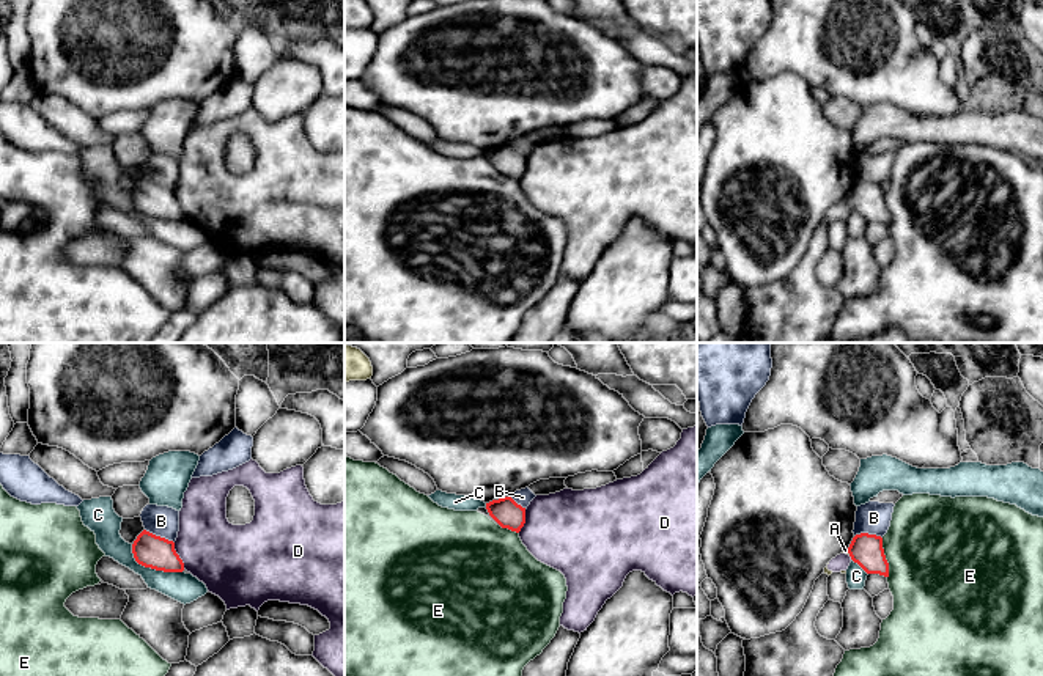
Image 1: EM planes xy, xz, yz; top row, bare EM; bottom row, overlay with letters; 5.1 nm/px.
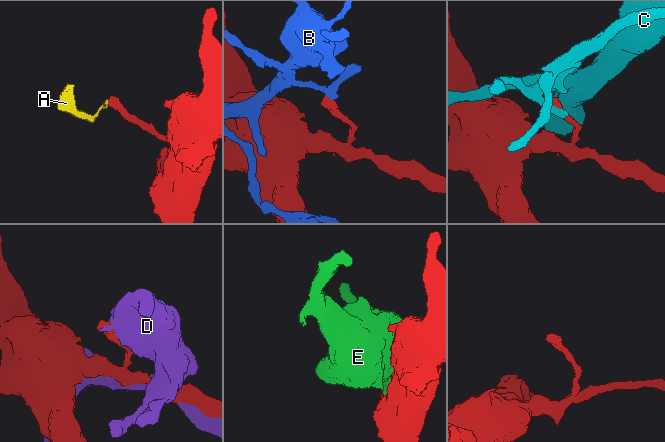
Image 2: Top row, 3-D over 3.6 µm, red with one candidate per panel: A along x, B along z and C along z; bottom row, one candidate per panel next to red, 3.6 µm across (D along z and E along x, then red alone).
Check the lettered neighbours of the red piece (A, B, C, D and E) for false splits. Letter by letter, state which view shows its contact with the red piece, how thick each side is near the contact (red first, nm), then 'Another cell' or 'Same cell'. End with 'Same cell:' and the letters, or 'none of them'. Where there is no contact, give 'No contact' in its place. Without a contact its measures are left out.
A: Touches red in yz. Thickness 160 nm (red) against 20 nm. Another cell
B: Touches red in xy. Thickness 170 nm (red) against 160 nm. Another cell
C: Touches red in xy. Thickness 170 nm (red) against 150 nm. Another cell
D: Touches red in xy. Thickness 170 nm (red) against 360 nm. Another cell
E: Touches red in yz. Thickness 160 nm (red) against 480 nm. Another cell
Same cell: none of them

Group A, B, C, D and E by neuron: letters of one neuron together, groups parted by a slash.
A D / B / C / E

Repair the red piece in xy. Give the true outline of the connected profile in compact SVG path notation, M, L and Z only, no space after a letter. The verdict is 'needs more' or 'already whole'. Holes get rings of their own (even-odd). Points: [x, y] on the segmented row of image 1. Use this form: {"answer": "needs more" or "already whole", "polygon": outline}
{"answer": "already whole", "polygon": "M143 530L132 544L138 564L164 572L182 572L184 563L175 550L175 542Z"}

